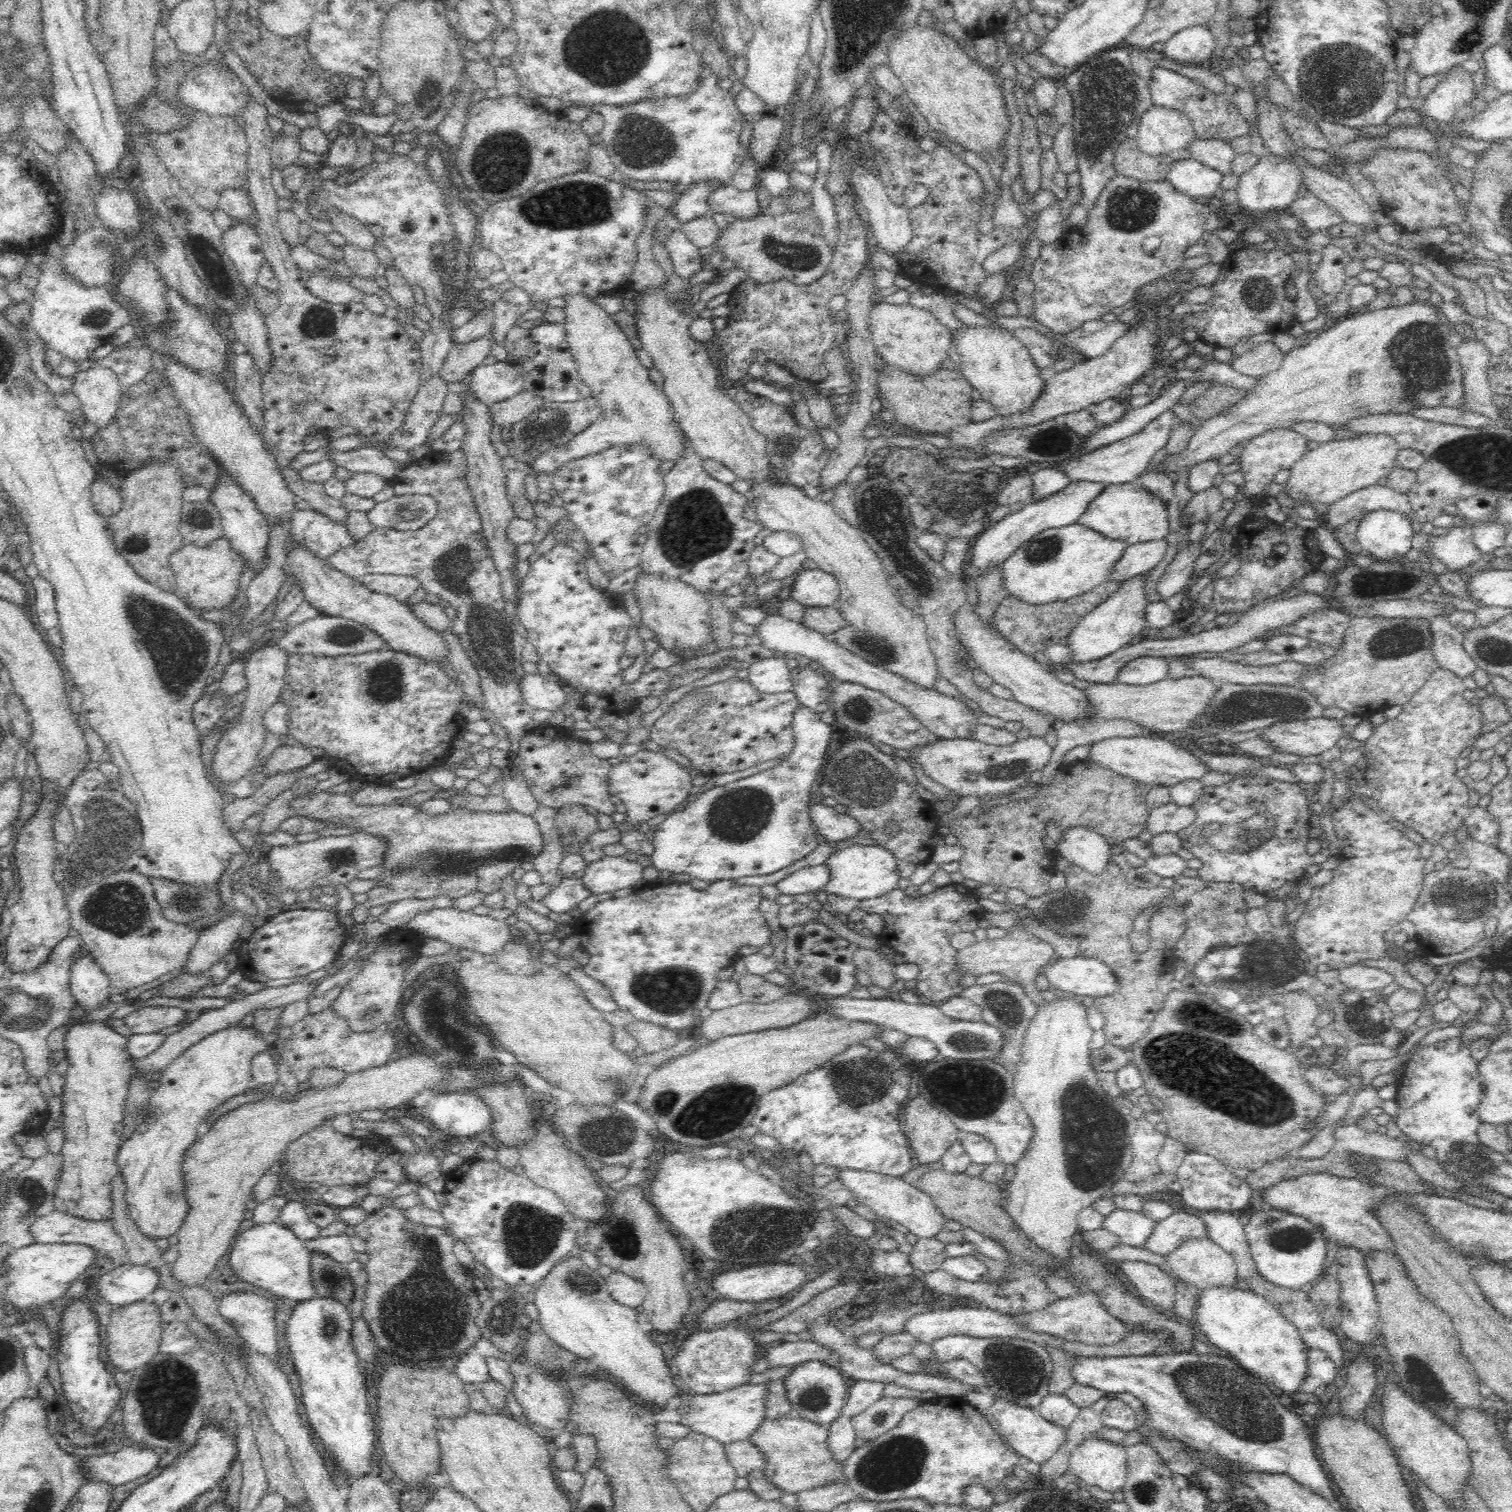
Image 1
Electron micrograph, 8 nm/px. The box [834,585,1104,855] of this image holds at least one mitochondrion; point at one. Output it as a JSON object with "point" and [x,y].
{"point":[880,647]}

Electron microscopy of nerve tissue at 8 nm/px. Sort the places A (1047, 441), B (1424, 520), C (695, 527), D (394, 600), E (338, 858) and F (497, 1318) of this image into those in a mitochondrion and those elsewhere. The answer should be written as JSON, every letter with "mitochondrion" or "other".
{"A":"mitochondrion","B":"other","C":"mitochondrion","D":"other","E":"mitochondrion","F":"mitochondrion"}

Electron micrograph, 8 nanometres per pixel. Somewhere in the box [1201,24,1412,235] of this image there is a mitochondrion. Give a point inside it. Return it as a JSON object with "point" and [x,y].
{"point":[1344,78]}

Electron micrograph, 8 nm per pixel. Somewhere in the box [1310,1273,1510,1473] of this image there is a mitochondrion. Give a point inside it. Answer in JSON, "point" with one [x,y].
{"point":[1420,1376]}

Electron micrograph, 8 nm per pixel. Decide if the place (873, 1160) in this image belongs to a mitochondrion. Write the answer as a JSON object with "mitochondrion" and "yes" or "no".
{"mitochondrion":"no"}

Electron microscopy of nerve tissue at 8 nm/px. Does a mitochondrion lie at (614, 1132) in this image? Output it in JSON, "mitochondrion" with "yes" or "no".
{"mitochondrion":"yes"}

